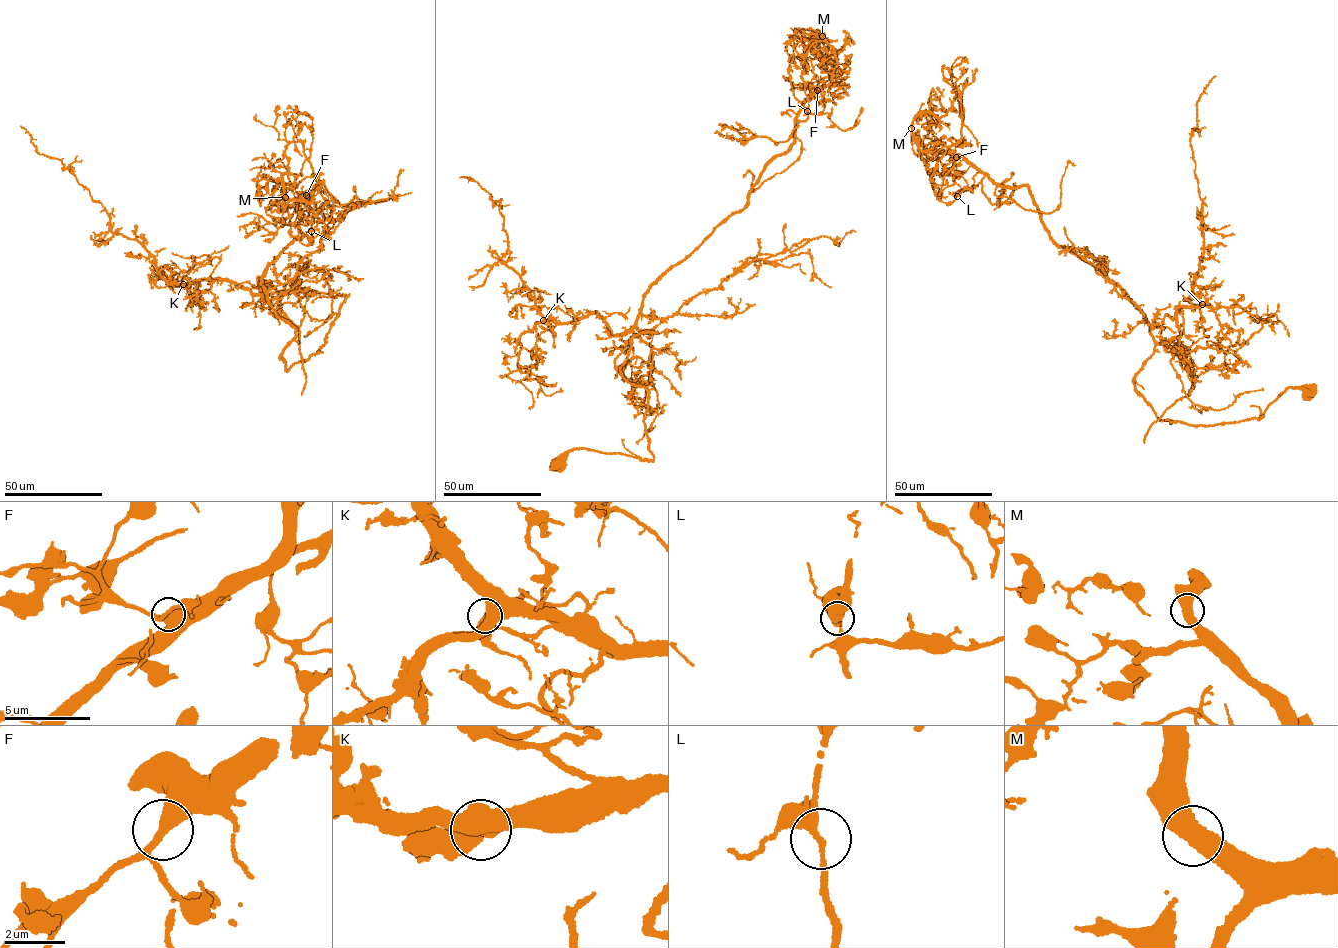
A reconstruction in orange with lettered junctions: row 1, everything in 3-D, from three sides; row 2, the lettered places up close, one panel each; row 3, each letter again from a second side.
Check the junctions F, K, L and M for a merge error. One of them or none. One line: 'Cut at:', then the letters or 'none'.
Cut at: none

